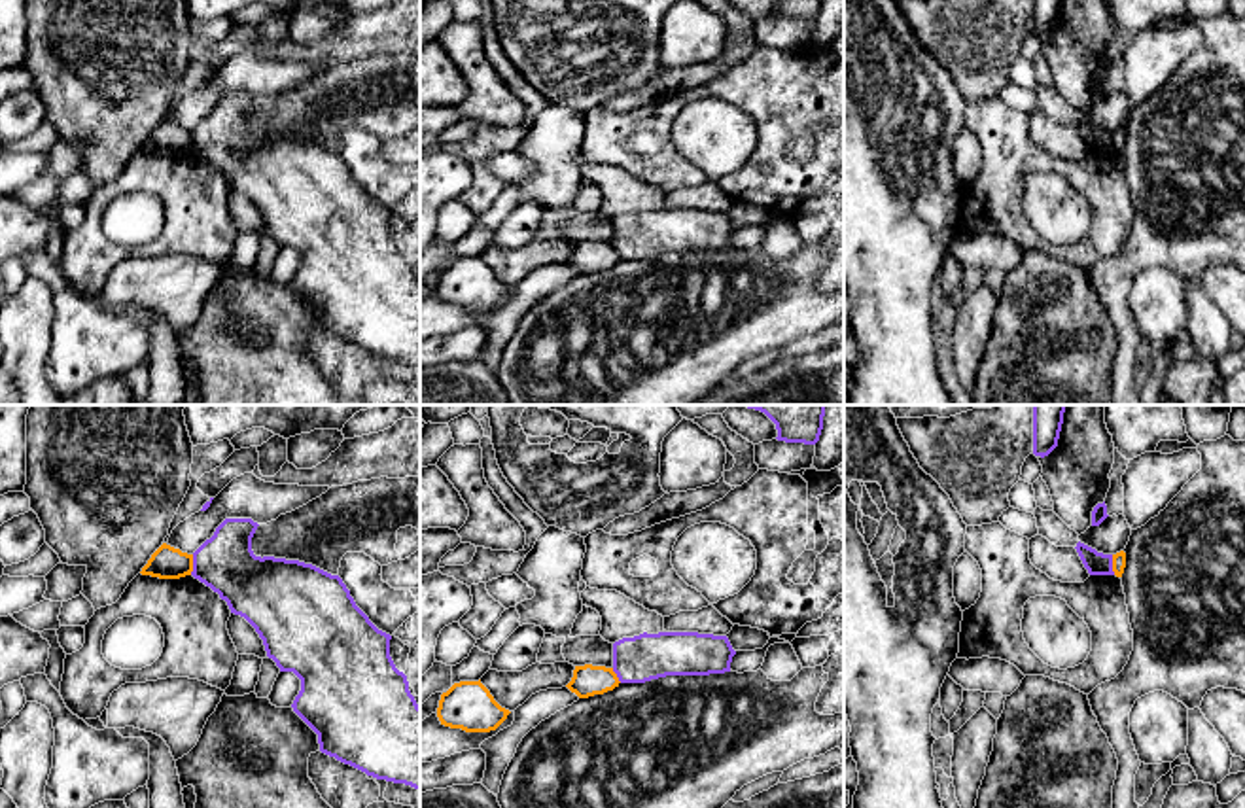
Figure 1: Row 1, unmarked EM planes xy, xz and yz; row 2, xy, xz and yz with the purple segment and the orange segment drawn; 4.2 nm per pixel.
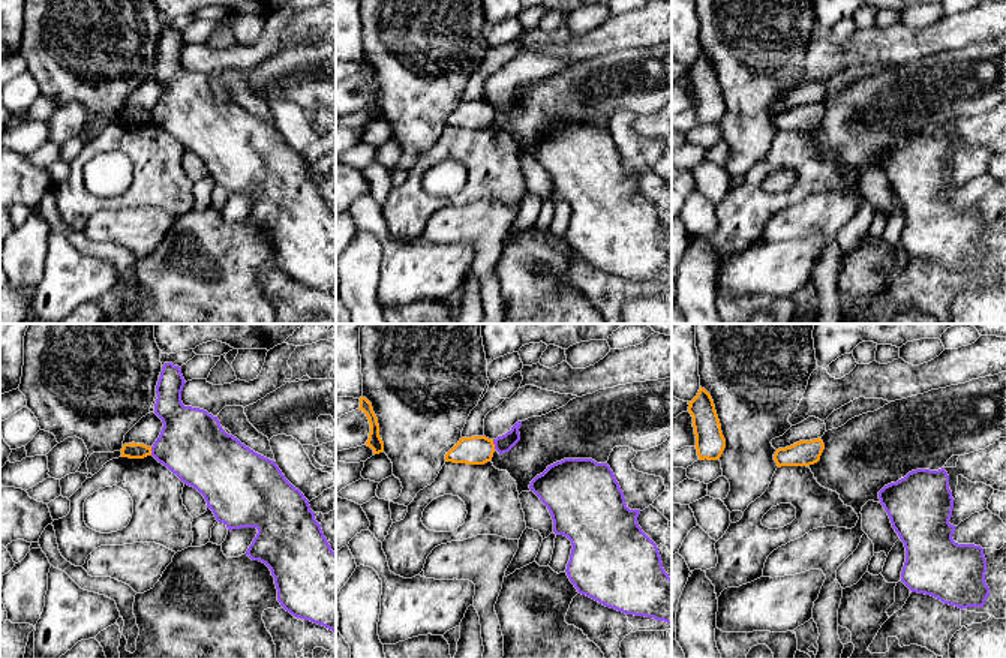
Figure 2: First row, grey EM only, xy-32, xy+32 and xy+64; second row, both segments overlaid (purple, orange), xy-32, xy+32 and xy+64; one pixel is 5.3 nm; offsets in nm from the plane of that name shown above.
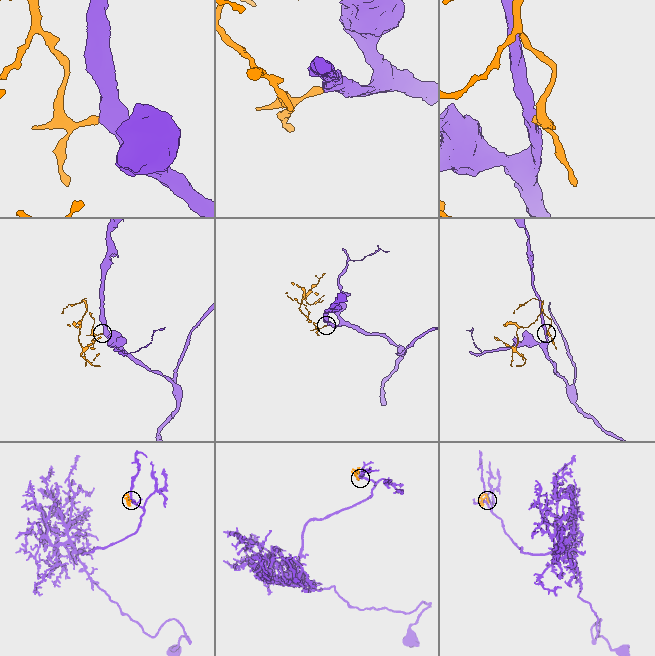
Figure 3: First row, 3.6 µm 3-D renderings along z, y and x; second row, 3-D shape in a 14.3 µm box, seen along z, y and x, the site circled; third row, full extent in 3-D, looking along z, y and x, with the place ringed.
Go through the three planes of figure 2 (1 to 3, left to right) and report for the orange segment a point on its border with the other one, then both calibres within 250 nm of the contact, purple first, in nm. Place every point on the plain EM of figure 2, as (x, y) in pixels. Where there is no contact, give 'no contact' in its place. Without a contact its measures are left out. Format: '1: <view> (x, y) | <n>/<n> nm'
1: xy-32 (152, 116) | 360/80 nm
2: xy+32 (494, 107) | 100/160 nm
3: no contact

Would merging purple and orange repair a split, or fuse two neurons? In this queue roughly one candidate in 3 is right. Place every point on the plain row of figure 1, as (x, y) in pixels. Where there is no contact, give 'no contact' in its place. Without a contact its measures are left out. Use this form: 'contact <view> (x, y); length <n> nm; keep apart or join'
contact xy (193, 140); length 90 nm; keep apart

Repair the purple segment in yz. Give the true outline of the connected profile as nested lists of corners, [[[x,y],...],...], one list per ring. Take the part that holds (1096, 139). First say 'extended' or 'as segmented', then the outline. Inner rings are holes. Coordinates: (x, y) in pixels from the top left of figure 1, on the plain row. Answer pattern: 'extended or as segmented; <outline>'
as segmented; [[[1077,119],[1077,129],[1090,151],[1114,151],[1113,131],[1097,129],[1096,125]]]

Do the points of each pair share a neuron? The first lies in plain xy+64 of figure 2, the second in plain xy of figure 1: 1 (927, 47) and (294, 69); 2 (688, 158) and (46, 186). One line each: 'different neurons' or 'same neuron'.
1: different neurons
2: same neuron

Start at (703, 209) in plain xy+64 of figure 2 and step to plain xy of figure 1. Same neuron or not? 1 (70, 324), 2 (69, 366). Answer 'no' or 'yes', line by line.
1: yes
2: yes

